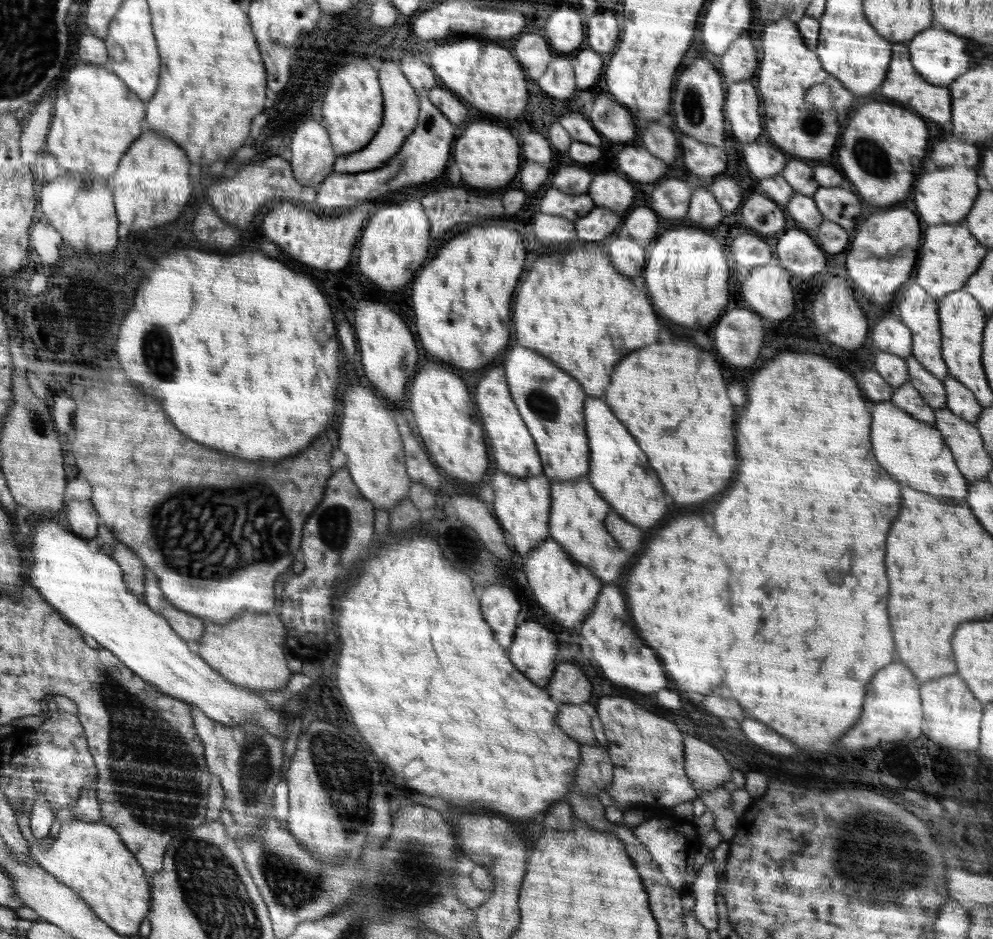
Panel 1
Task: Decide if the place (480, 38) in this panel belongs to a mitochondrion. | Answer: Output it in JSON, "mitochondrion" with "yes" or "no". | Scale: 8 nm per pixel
{"mitochondrion":"no"}

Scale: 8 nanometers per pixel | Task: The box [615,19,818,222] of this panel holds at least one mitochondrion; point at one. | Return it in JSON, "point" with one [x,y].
{"point":[691,108]}

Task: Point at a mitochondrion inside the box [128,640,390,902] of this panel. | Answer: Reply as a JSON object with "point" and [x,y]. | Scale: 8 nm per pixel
{"point":[345,785]}

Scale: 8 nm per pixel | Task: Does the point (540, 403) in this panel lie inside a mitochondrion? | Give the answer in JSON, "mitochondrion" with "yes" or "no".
{"mitochondrion":"yes"}

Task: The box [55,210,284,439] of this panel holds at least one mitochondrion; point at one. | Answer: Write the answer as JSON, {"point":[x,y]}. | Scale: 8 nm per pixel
{"point":[158,351]}

